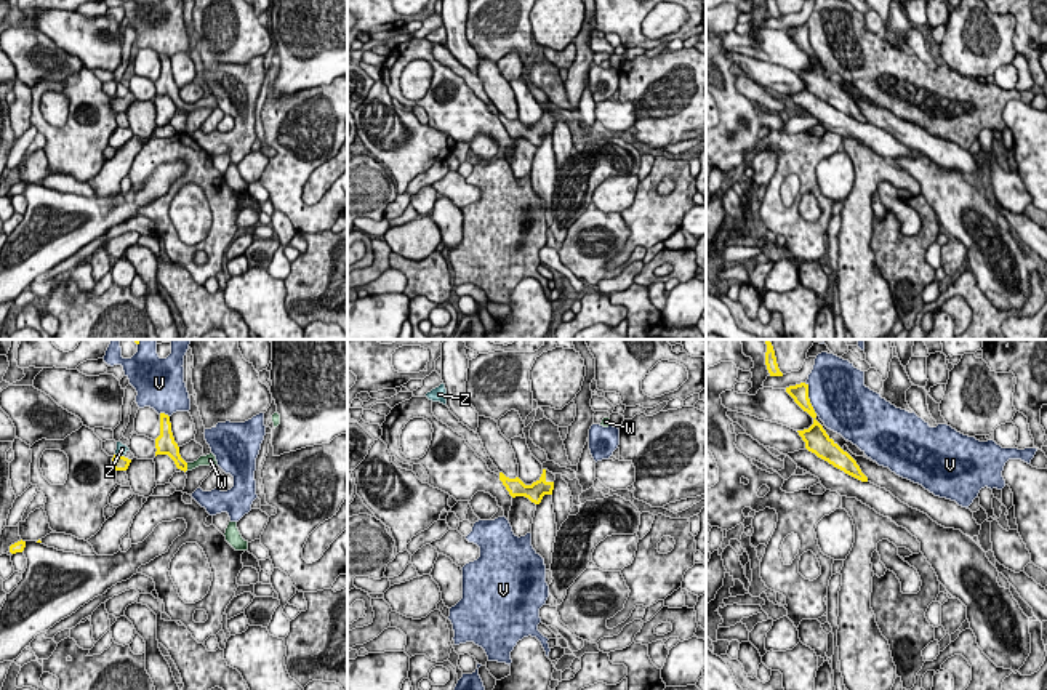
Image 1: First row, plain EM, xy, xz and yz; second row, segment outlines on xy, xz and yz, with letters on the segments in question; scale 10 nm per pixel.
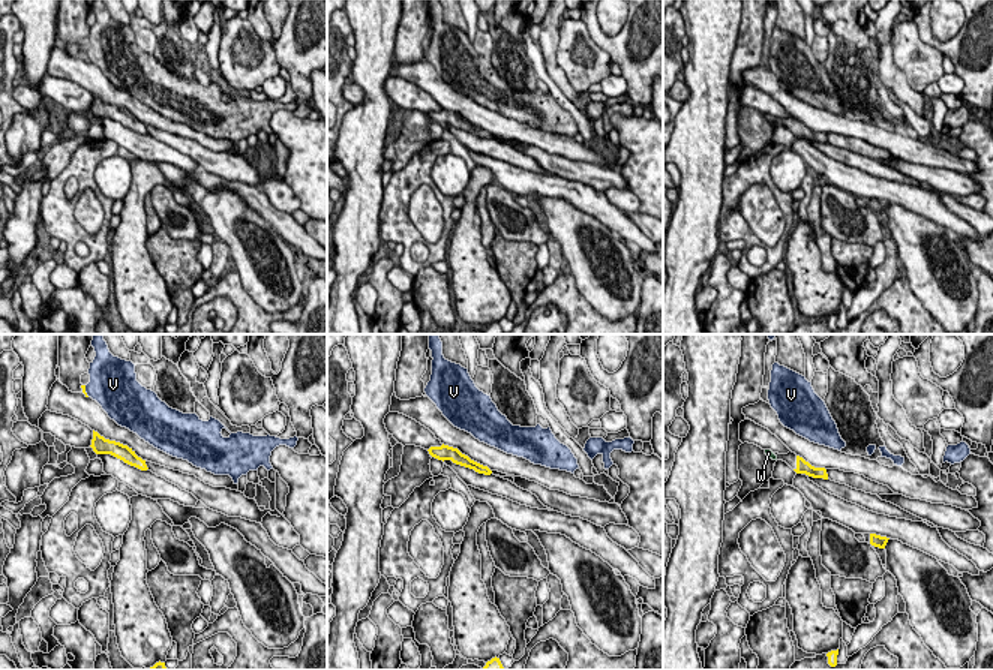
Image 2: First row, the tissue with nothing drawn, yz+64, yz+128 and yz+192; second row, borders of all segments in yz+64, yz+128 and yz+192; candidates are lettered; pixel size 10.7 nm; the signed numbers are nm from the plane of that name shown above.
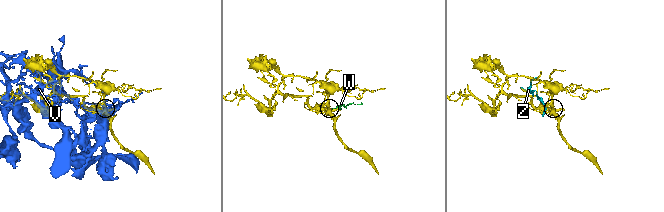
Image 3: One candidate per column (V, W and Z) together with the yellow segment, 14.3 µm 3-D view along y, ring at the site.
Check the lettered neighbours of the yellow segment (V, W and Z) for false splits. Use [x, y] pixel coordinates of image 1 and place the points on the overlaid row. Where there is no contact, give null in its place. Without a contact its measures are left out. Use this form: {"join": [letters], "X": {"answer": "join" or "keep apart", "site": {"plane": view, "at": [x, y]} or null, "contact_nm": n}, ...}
{"join": ["W"], "V": {"answer": "keep apart", "site": {"plane": "yz", "at": [809, 399]}, "contact_nm": 340}, "W": {"answer": "join", "site": {"plane": "xy", "at": [186, 468]}, "contact_nm": 100}, "Z": {"answer": "keep apart", "site": {"plane": "xy", "at": [120, 457]}, "contact_nm": 100}}

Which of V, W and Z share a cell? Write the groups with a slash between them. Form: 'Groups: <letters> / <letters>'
Groups: V / W / Z

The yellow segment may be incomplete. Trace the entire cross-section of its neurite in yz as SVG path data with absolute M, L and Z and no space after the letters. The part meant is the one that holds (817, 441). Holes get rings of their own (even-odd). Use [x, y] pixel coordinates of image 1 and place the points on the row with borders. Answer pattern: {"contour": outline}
{"contour": "M800 383L796 386L786 387L786 392L794 399L794 402L813 418L813 424L808 429L797 431L805 448L815 453L818 458L828 461L834 467L844 471L845 474L868 482L868 477L861 472L856 461L844 451L823 429L823 426L815 419L816 413L808 399L808 384Z"}

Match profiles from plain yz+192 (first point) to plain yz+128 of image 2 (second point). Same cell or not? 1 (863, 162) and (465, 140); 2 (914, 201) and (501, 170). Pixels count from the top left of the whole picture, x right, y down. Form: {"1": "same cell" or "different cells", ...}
{"1": "same cell", "2": "same cell"}

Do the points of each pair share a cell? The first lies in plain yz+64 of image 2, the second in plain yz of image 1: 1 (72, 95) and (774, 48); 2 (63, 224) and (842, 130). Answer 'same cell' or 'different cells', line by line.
1: different cells
2: different cells

